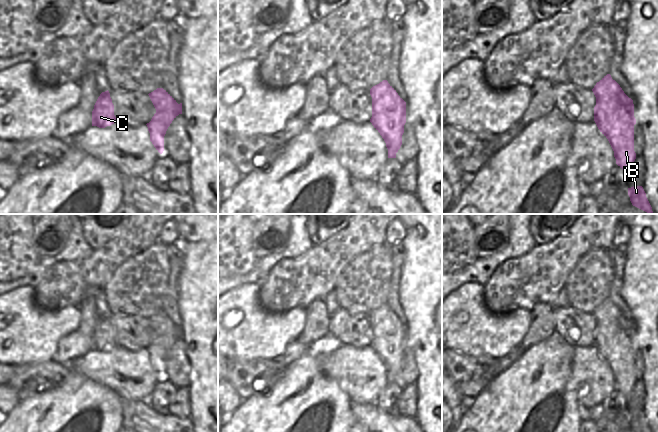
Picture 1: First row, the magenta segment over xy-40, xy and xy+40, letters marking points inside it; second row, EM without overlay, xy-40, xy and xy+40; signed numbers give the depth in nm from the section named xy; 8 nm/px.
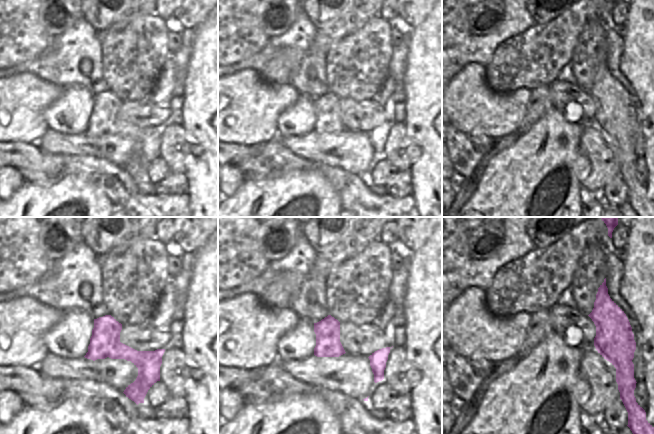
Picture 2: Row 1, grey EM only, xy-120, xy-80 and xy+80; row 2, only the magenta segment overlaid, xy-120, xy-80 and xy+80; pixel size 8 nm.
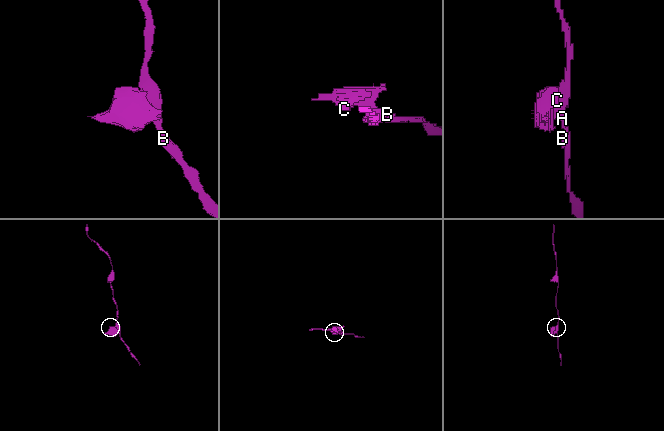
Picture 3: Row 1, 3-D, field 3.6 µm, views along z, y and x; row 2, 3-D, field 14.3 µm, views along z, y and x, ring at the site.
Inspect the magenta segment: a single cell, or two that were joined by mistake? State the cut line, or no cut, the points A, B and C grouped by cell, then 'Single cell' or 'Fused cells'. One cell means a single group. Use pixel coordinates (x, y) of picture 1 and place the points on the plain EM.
Split along xy-40 (150, 345), (159, 345), (163, 351), (164, 359). Groups: A B / C. Fused cells.

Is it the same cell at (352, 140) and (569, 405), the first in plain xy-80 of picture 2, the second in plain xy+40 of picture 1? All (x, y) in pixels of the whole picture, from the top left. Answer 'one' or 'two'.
two

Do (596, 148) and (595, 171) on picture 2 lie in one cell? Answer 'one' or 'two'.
one

